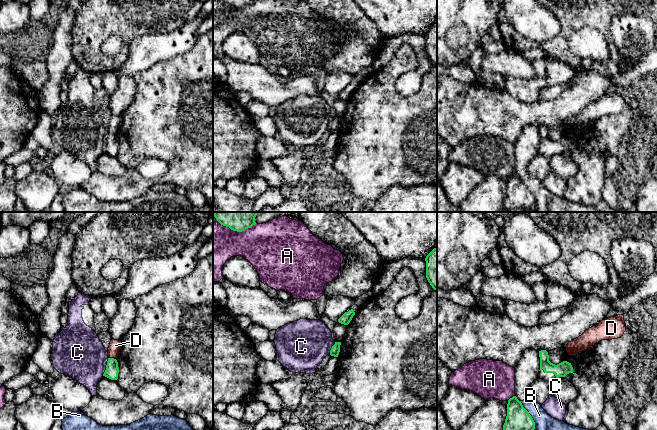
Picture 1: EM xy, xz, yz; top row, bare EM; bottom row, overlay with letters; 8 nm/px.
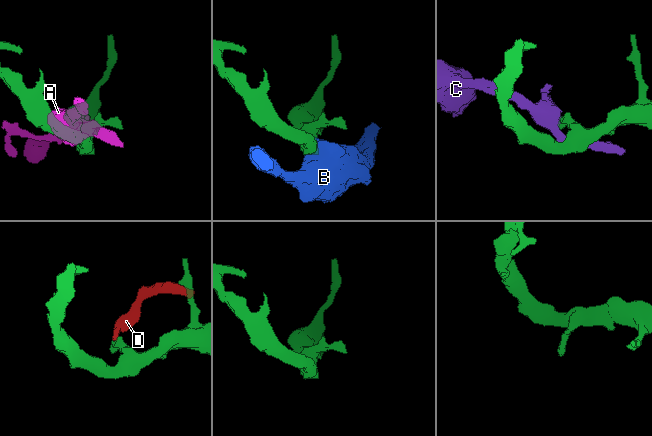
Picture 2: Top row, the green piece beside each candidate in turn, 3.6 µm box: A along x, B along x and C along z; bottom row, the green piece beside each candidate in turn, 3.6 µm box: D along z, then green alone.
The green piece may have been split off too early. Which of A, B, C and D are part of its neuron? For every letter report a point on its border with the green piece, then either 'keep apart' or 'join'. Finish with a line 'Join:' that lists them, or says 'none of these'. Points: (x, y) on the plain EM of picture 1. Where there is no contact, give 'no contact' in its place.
A: meets green in xz at (238, 7); keep apart
B: meets green in yz at (534, 203); keep apart
C: meets green in xy at (106, 143); keep apart
D: meets green in xy at (112, 134); keep apart
Join: none of these

